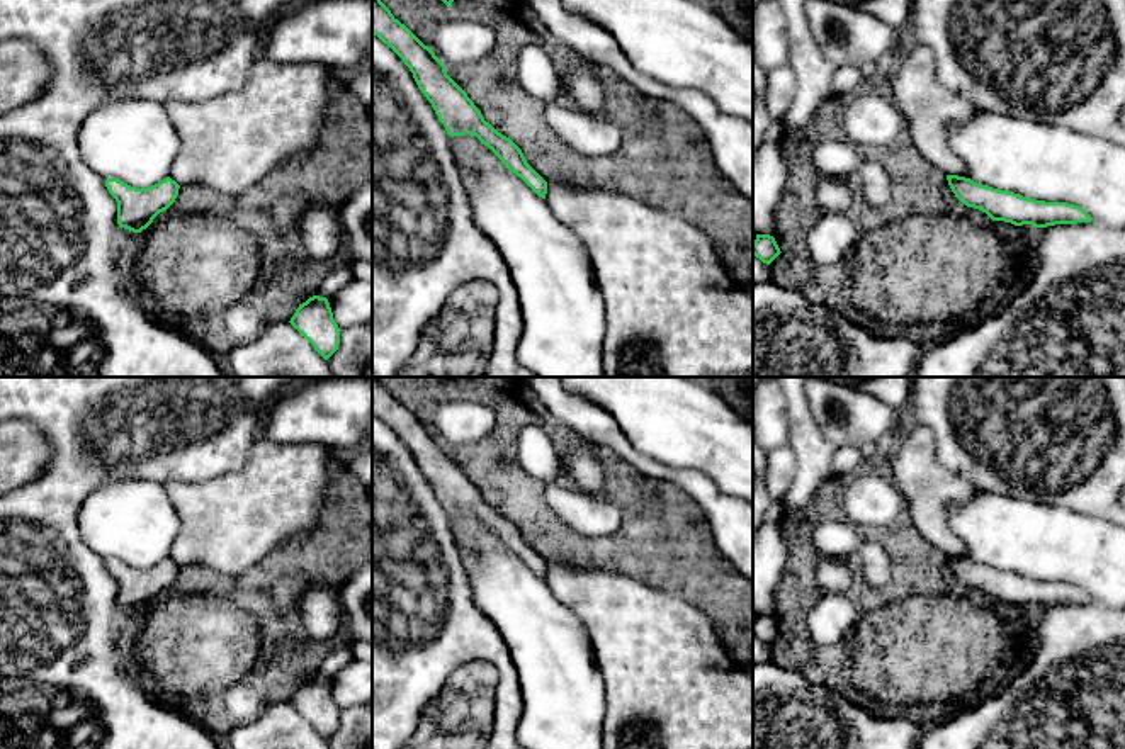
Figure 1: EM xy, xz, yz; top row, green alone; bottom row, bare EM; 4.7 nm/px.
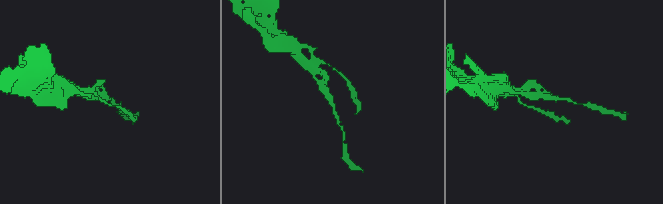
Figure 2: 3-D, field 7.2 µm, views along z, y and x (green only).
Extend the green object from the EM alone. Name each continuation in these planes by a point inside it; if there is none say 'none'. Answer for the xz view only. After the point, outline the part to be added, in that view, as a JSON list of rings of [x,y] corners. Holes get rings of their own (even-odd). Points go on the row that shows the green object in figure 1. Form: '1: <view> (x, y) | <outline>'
1: xz (672, 309) | [[[549,183],[547,206],[586,246],[605,302],[603,377],[714,377],[753,372],[753,294],[736,282],[709,236],[692,221],[654,209],[624,192]]]

